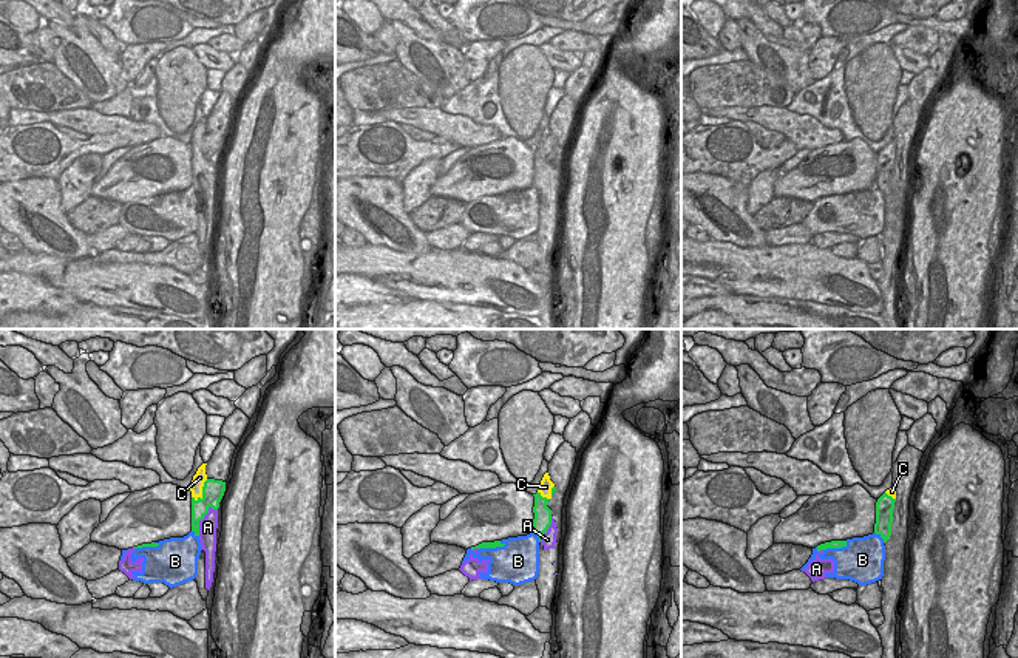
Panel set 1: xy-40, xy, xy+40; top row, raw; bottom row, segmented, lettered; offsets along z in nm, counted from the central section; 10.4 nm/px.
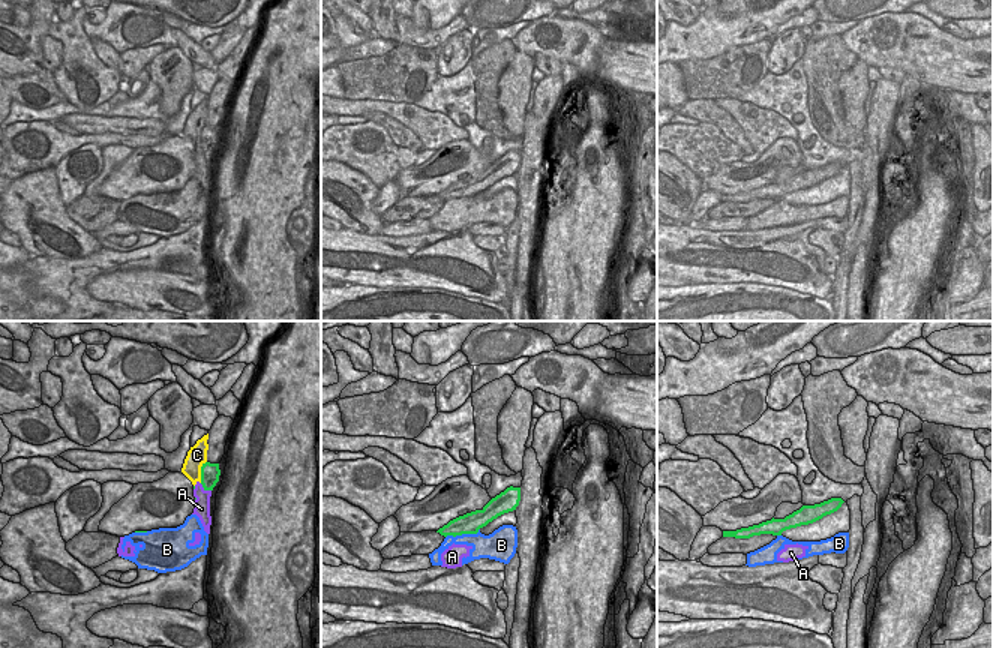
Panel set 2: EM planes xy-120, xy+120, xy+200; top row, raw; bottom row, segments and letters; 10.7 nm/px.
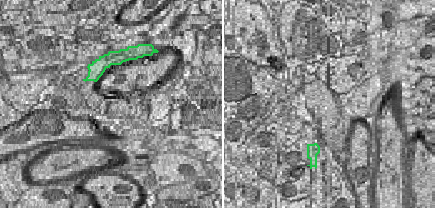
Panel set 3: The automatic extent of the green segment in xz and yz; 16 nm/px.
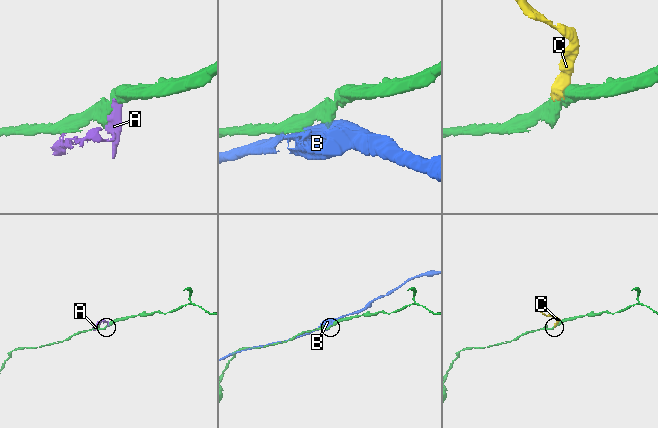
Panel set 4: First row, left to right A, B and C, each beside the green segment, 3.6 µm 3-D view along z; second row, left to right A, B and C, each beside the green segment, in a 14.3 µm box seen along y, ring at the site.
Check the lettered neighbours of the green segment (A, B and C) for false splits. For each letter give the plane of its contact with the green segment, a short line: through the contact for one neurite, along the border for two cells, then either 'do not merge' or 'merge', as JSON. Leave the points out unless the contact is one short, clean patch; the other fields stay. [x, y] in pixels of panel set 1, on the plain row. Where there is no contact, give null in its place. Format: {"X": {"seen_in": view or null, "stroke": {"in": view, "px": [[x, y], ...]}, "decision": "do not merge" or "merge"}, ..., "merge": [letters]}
{"A": {"seen_in": "xy-40", "decision": "do not merge"}, "B": {"seen_in": "xy", "decision": "do not merge"}, "C": {"seen_in": "xy-40", "stroke": {"in": "xy-40", "px": [[207, 133], [203, 147], [195, 155]]}, "decision": "do not merge"}, "merge": []}

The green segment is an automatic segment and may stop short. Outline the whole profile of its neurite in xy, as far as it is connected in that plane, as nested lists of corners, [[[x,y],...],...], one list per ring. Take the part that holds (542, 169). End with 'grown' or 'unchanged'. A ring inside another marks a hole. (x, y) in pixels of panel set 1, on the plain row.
[[[536,147],[533,150],[534,150],[533,161],[534,173],[531,187],[534,187],[541,196],[541,190],[547,187],[548,181],[551,179],[551,164],[547,161],[550,153],[542,151],[541,147]]] | unchanged

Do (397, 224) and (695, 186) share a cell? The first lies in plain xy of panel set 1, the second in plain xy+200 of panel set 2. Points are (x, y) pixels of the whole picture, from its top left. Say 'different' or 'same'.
same

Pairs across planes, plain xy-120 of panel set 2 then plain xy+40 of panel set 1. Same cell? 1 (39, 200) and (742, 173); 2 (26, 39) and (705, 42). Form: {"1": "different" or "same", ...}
{"1": "different", "2": "same"}

